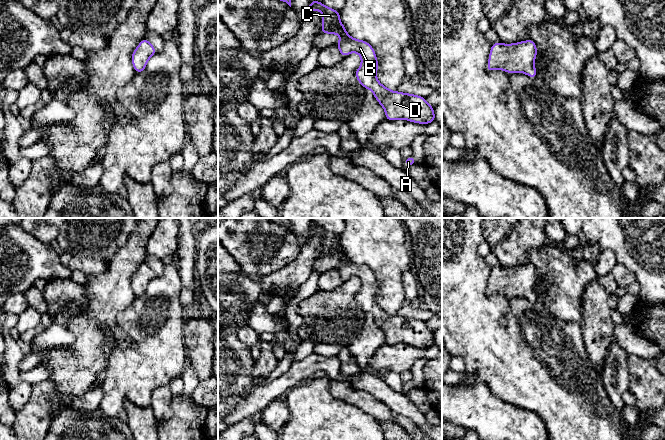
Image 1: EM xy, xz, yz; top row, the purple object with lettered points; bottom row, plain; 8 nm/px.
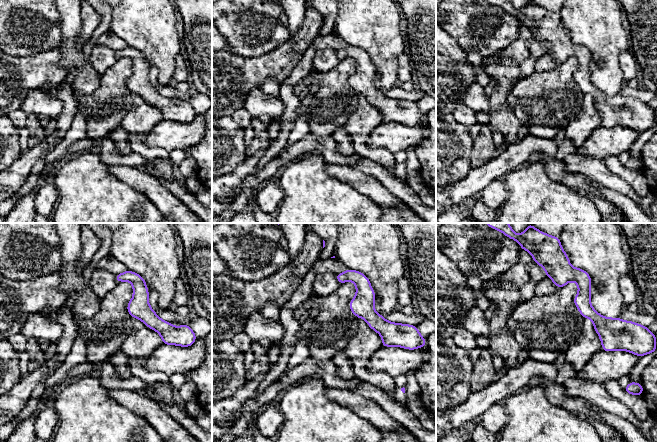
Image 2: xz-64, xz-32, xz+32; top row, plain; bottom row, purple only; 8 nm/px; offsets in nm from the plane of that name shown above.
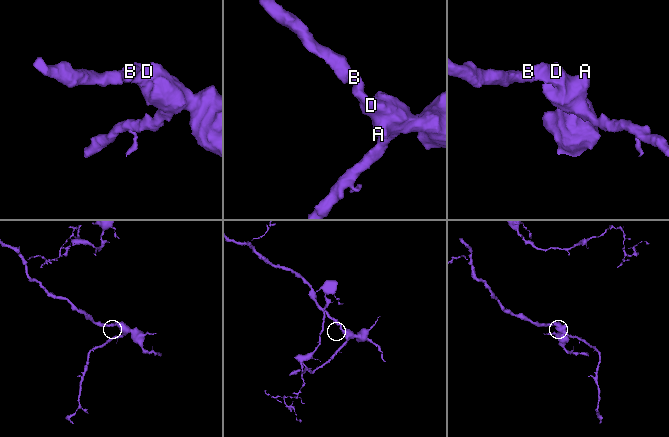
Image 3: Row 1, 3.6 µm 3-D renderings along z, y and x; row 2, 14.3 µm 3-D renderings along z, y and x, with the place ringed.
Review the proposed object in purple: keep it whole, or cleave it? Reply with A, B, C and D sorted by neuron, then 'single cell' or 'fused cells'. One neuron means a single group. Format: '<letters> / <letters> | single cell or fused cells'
A B C D | single cell

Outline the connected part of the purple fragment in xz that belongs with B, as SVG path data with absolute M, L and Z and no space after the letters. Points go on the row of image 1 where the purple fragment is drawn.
M317 0L309 5L309 14L315 10L322 12L321 33L338 34L340 41L336 43L341 55L348 56L356 52L361 57L361 66L356 70L358 82L370 89L375 99L385 110L386 120L404 119L418 124L429 124L436 121L434 107L422 96L392 91L377 80L378 61L374 48L366 41L354 39L348 35L340 21L340 12L327 7Z

